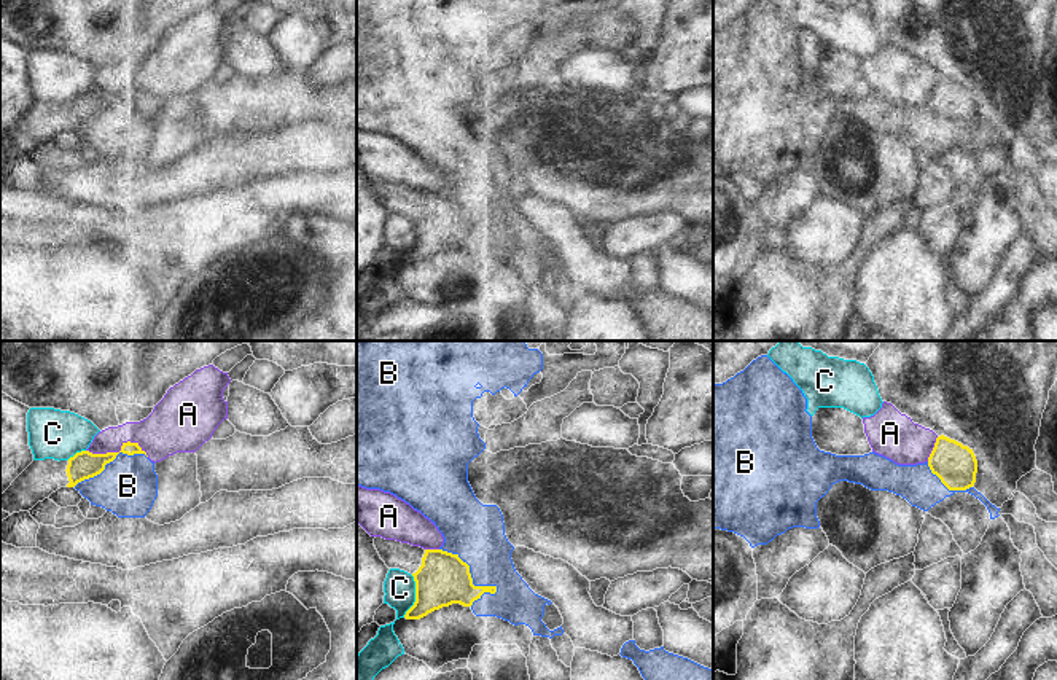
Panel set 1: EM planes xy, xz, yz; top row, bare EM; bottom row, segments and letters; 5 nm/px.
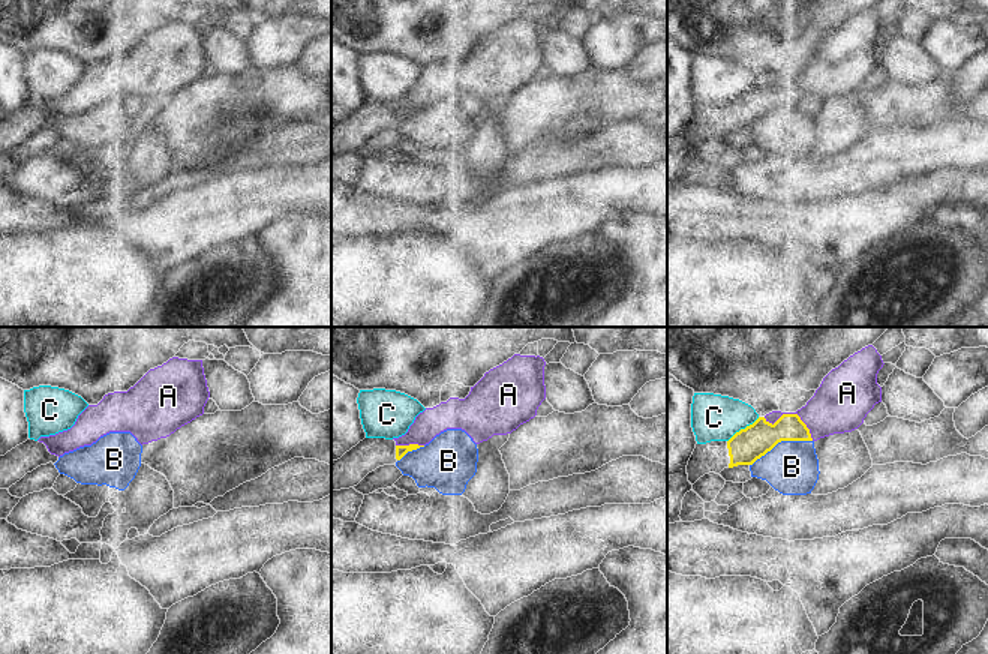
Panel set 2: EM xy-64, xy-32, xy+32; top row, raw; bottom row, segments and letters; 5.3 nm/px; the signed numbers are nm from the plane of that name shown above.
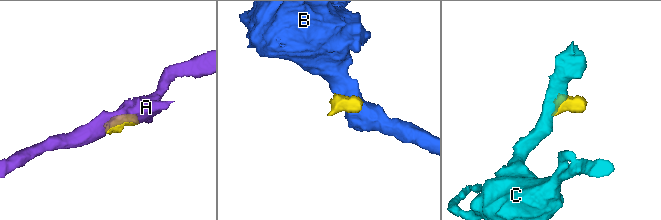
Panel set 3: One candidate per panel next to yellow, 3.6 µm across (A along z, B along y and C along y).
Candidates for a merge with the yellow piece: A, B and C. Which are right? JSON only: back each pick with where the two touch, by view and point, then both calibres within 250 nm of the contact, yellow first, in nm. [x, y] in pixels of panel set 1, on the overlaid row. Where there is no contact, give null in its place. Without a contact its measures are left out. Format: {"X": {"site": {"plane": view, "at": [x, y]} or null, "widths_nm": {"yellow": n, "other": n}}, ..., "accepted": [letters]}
{"accepted": []}

